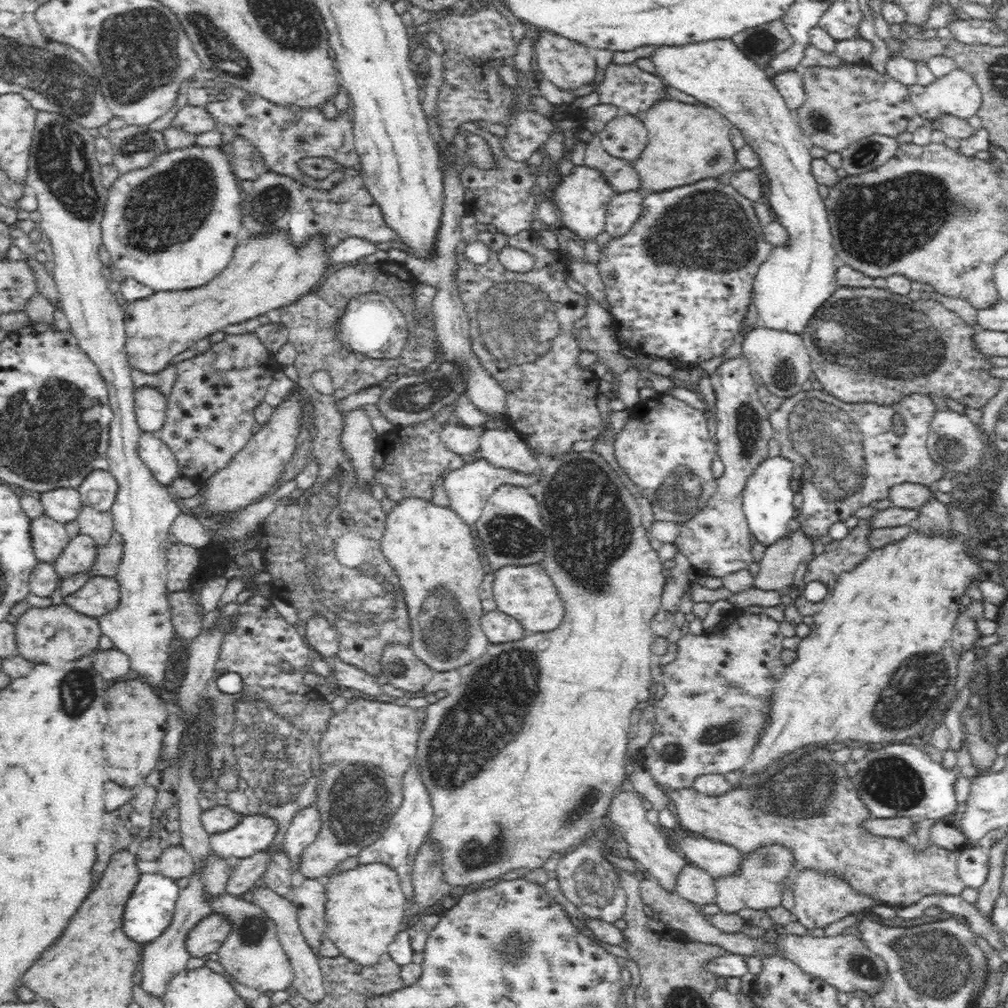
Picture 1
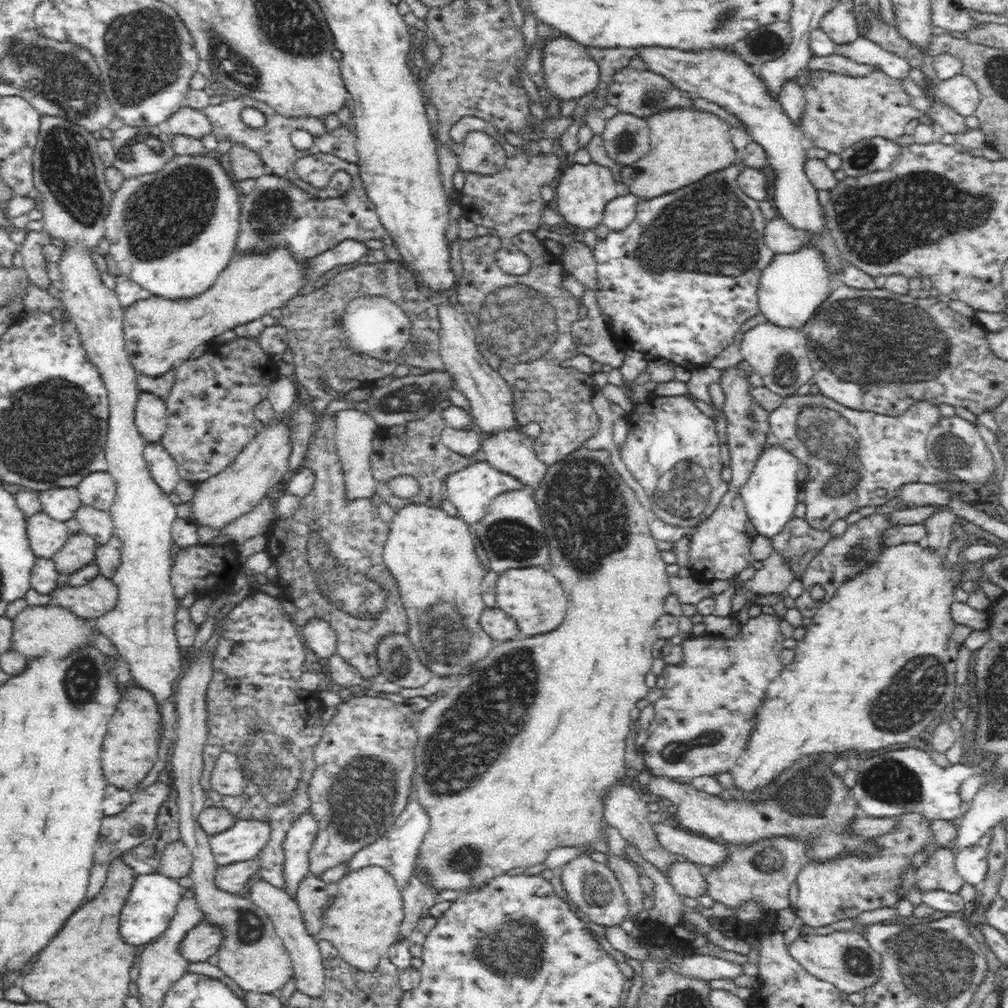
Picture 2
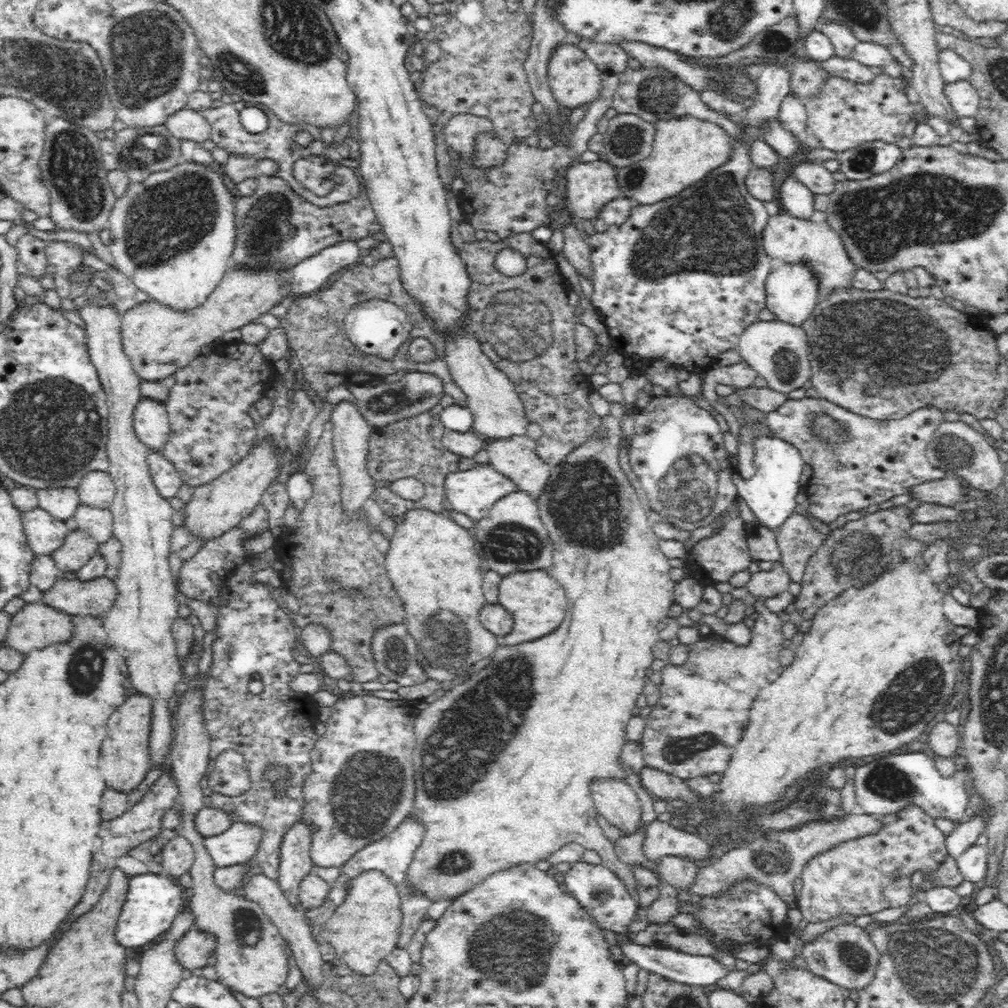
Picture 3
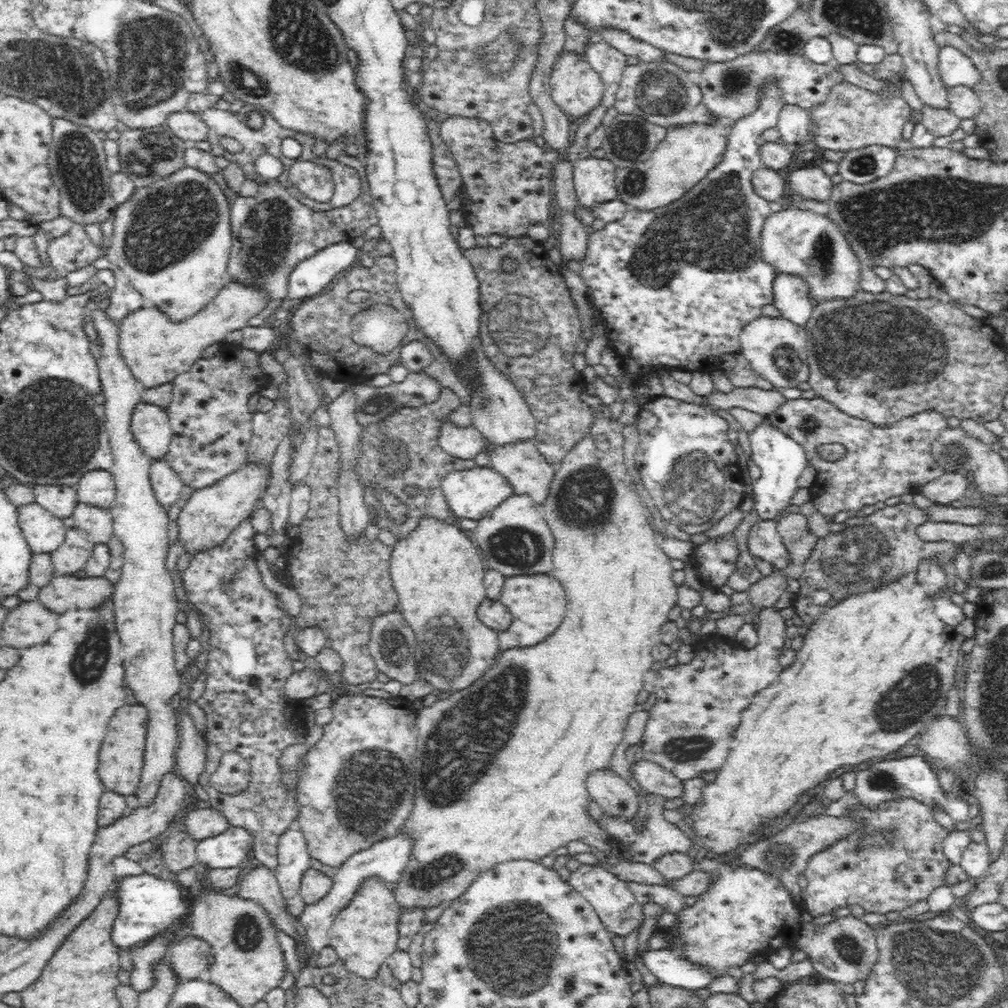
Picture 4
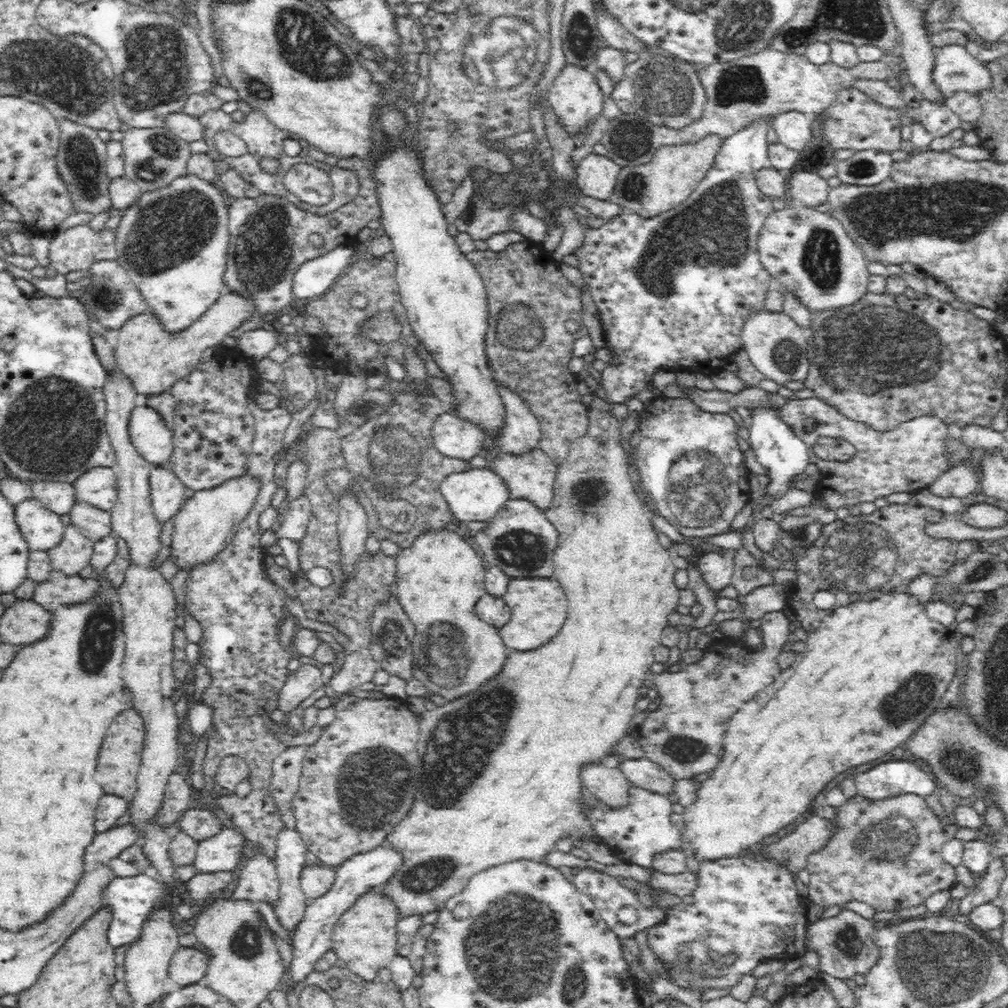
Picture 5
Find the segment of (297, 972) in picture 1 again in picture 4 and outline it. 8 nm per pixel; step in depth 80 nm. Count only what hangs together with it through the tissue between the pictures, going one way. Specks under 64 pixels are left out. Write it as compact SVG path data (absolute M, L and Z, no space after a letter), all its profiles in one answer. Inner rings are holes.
M261 863L260 866L248 870L240 876L240 882L237 884L240 889L237 896L262 905L275 928L282 930L295 941L305 935L305 928L299 919L292 919L285 913L278 879L275 871L268 869L268 865Z

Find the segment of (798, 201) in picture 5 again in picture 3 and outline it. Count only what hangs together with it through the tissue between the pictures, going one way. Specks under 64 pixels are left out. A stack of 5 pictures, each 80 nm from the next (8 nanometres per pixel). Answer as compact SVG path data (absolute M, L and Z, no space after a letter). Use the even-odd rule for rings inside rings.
M806 162L795 166L791 171L791 176L801 182L813 196L818 194L830 194L835 187L835 180L832 173L824 169L820 162Z

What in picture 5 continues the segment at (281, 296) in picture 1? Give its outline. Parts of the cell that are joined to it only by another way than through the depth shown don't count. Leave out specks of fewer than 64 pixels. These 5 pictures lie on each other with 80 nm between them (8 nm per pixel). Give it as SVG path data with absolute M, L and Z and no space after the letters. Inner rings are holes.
M228 293L222 296L214 306L210 306L210 310L198 318L196 323L180 334L163 332L161 324L150 312L138 314L128 320L118 332L116 349L112 353L119 374L131 384L140 402L148 396L158 396L158 394L169 392L178 380L188 376L194 367L201 363L200 358L204 350L223 345L225 336L242 325L242 322L252 314L252 309L251 300Z

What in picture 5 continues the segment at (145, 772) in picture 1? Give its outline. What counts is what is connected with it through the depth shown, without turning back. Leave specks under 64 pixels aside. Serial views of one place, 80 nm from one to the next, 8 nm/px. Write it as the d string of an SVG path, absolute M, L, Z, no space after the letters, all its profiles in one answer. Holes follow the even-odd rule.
M126 710L110 726L110 732L102 744L102 752L98 756L98 766L96 766L96 782L104 788L106 794L130 800L136 792L140 754L142 754L142 736L144 736L142 718L134 710Z

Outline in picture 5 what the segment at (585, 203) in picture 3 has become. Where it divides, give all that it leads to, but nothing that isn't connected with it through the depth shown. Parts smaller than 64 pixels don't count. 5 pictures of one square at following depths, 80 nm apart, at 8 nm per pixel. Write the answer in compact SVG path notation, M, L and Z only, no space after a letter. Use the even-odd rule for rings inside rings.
M588 154L576 163L575 182L584 195L608 200L615 191L622 167L606 155Z

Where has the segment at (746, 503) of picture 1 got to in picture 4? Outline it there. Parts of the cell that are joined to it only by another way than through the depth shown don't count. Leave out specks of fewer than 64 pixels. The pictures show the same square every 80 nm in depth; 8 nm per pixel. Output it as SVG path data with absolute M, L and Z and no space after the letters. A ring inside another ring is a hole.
M765 416L765 419L760 424L757 424L748 432L748 438L752 448L752 458L756 466L761 470L761 474L760 478L753 479L752 483L745 484L745 486L751 487L750 498L754 502L754 509L756 509L760 519L777 522L784 516L785 509L790 507L790 498L794 496L794 491L799 488L797 480L804 468L809 465L806 449L804 445L798 443L797 440L782 431L773 421L770 421L768 416Z

